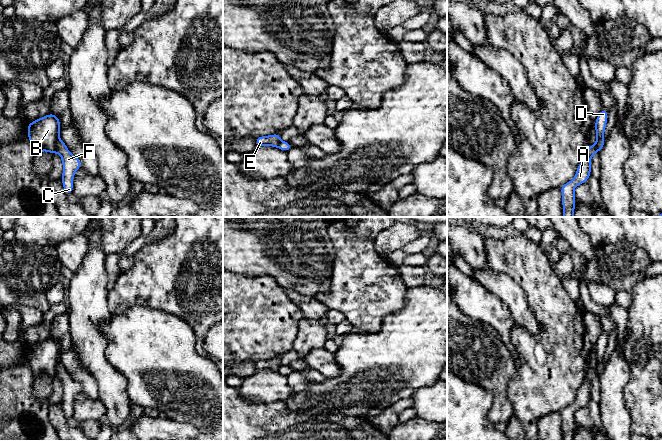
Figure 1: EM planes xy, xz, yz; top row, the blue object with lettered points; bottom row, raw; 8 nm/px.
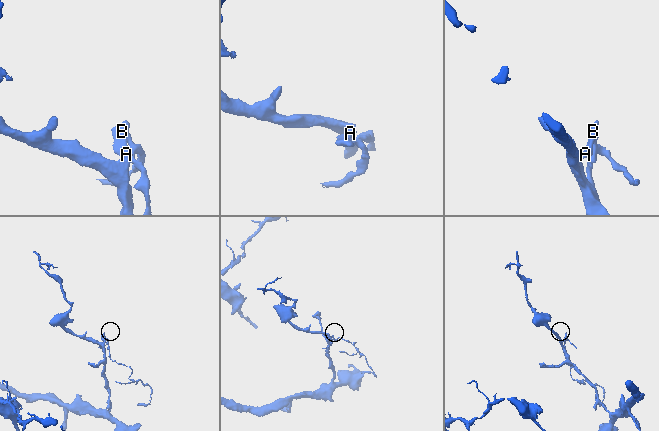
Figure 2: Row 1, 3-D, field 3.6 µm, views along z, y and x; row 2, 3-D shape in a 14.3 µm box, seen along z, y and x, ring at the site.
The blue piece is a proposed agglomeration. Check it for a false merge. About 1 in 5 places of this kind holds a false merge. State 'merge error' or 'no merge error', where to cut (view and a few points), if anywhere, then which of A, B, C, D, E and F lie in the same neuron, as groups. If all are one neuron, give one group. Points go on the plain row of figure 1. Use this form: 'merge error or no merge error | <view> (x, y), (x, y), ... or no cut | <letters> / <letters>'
merge error | yz (604, 361), (596, 367), (596, 375) | A B D E / C F

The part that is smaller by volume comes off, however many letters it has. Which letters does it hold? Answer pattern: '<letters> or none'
C, F

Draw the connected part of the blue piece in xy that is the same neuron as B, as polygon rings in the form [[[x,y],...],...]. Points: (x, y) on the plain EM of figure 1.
[[[48,337],[45,341],[30,346],[27,355],[34,378],[43,374],[51,378],[56,377],[56,366],[61,357],[60,343],[56,339]]]

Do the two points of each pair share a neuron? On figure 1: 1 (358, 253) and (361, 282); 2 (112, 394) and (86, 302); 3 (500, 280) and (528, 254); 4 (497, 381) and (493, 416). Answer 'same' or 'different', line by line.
1: same
2: same
3: different
4: same

